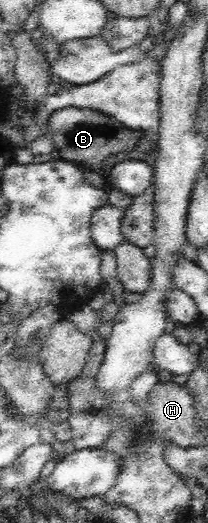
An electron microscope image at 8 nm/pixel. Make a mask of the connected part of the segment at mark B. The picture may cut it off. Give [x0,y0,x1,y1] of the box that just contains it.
[49,107,146,166]

